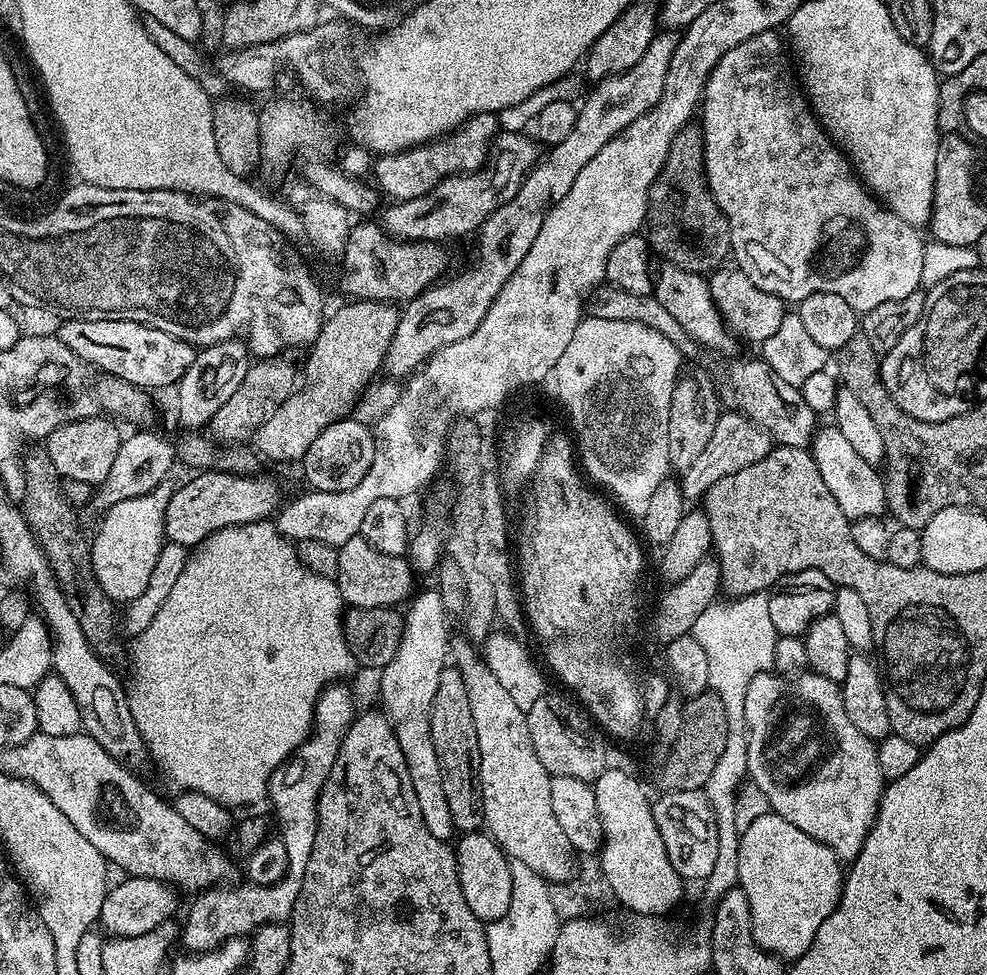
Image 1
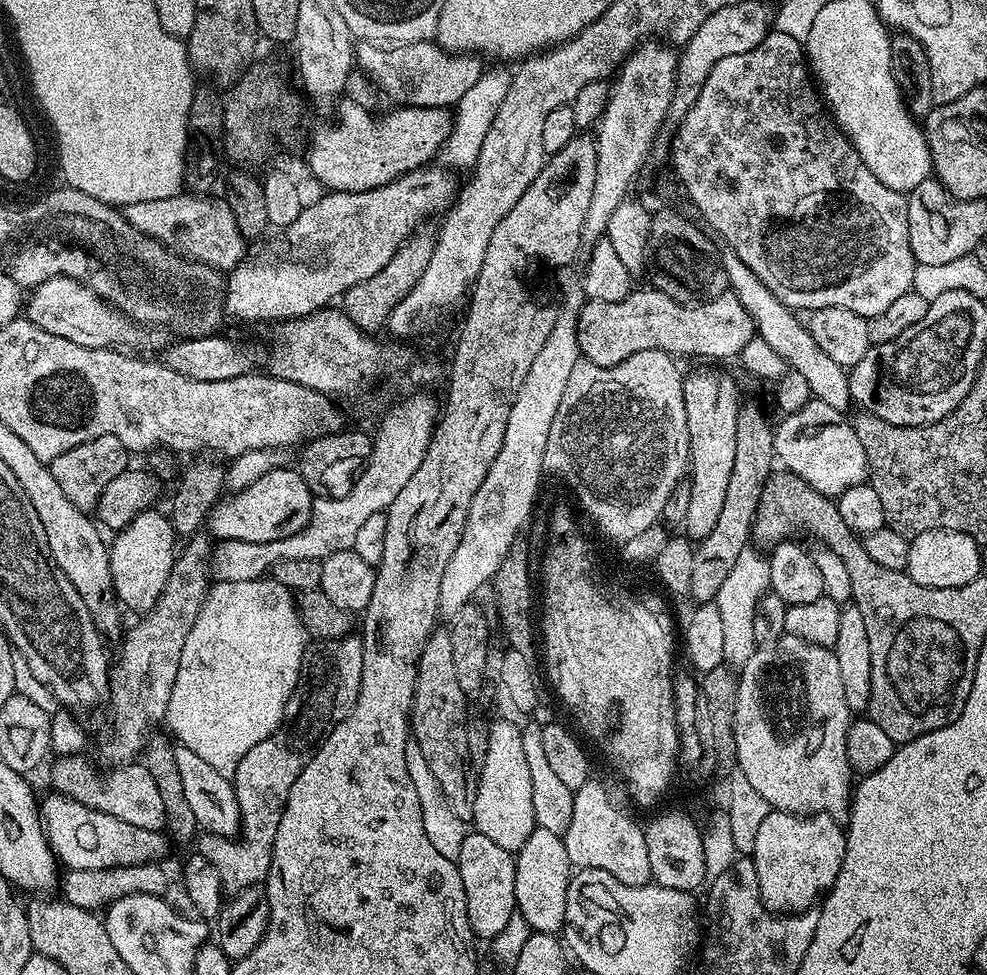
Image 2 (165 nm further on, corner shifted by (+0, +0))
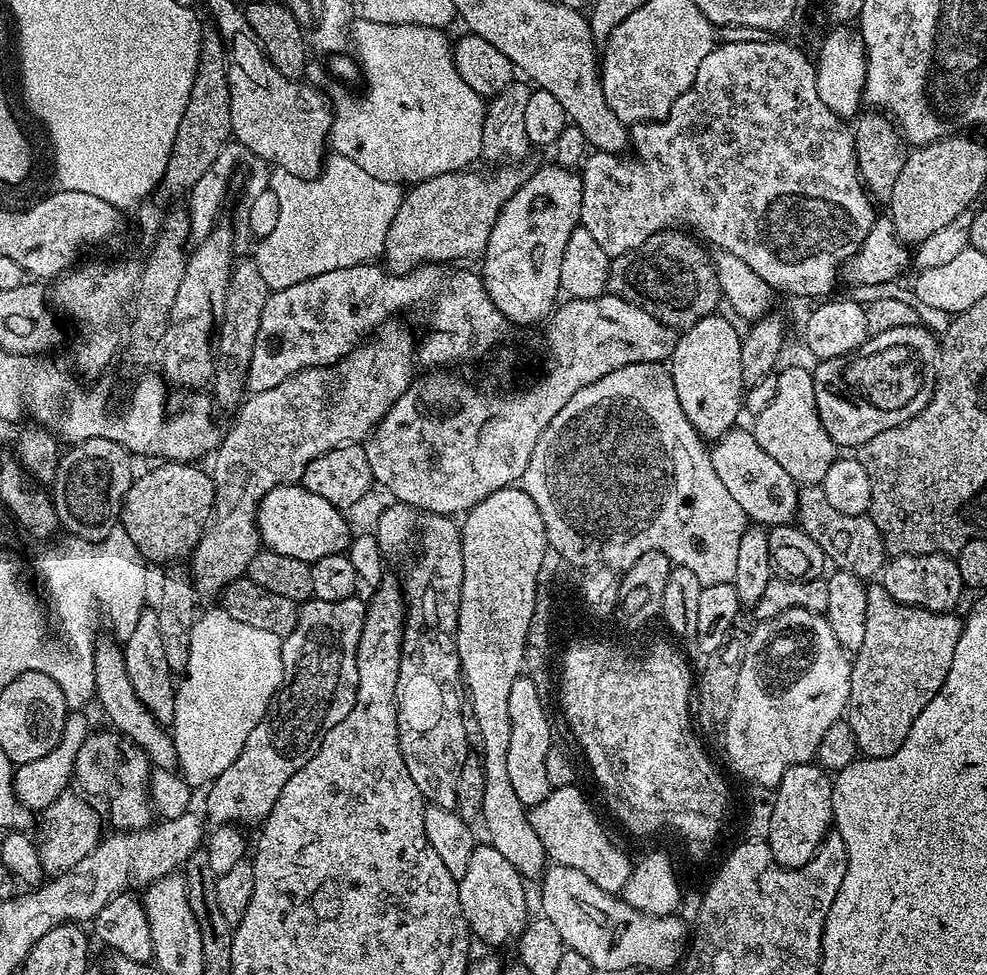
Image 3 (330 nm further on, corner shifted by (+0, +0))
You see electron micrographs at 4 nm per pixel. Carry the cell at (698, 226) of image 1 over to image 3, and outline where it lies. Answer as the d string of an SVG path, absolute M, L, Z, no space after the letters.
M682 230L656 232L650 238L646 238L642 247L615 257L608 266L607 291L646 310L646 314L658 318L658 322L662 322L668 328L683 330L689 328L694 322L713 315L719 309L716 307L722 304L716 267L712 265L712 256L704 253L705 245L700 242L695 244L686 235L688 234Z

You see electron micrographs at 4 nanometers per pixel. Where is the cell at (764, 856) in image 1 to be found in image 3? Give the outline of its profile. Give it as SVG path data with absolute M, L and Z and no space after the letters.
M795 764L782 774L776 785L773 818L767 837L768 849L783 868L801 868L819 850L832 823L833 777L819 764Z

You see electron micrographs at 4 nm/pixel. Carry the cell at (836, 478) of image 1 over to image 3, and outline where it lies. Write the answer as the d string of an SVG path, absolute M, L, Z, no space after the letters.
M804 368L779 369L774 398L764 410L754 416L754 435L758 446L790 474L800 486L823 485L830 466L838 459L838 445L826 434L814 402L814 382L811 371Z

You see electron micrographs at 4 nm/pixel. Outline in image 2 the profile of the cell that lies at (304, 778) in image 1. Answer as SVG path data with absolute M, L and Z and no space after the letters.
M356 634L339 636L333 640L317 639L315 642L309 643L304 650L304 667L300 670L296 689L292 691L292 696L286 702L283 725L277 728L274 734L270 734L262 742L258 742L258 746L254 746L254 750L250 750L250 754L246 754L246 758L242 758L242 762L238 762L236 767L234 783L240 811L238 838L204 832L195 841L195 851L199 855L205 856L220 871L222 882L229 893L235 894L242 891L243 888L254 888L267 881L272 861L274 834L278 834L278 822L282 822L282 810L286 806L290 786L294 786L298 774L302 774L302 770L310 762L310 758L319 748L325 735L331 732L334 726L342 723L350 714L352 707L356 705L362 678L363 645L363 639Z

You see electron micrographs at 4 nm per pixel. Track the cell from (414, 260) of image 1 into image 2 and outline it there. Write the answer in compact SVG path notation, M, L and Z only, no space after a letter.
M181 194L158 198L158 202L125 204L122 211L130 226L137 228L143 236L158 240L169 249L177 248L182 255L200 264L231 270L245 263L246 238L240 233L231 203L227 199L212 201L212 198L208 194Z

